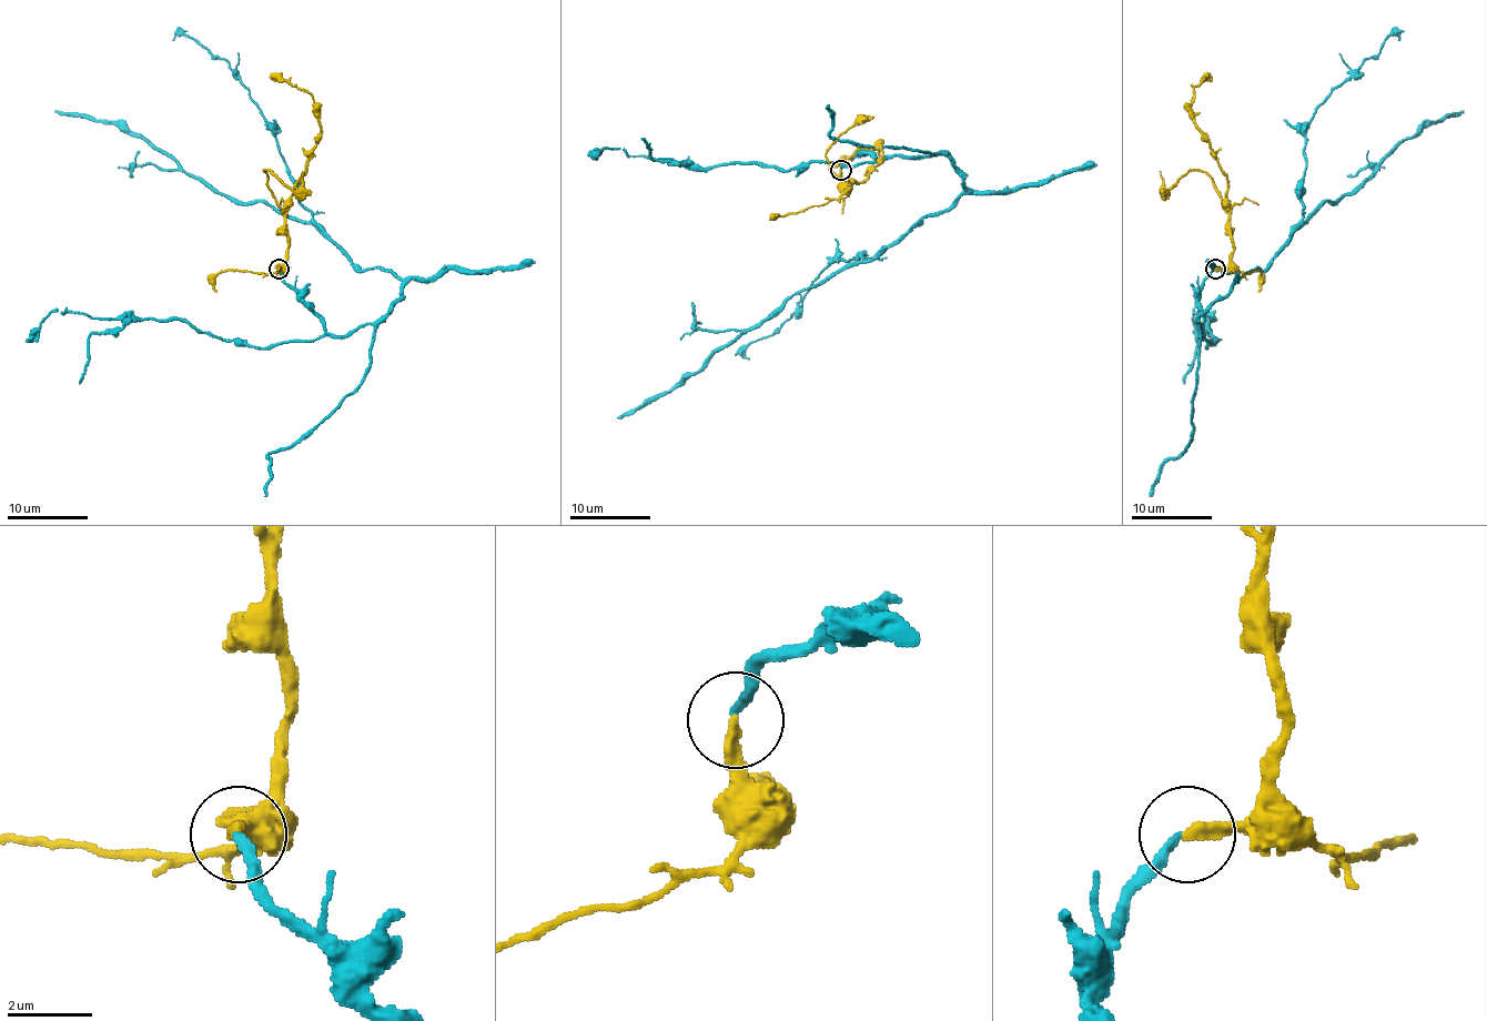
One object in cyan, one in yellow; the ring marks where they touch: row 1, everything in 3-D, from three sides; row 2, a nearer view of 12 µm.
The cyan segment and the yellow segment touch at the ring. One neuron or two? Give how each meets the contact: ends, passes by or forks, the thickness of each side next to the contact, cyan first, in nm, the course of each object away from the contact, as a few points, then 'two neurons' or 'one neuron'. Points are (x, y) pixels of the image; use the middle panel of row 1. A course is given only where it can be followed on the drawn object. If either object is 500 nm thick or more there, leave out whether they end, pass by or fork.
cyan ends | yellow ends | 240/280 nm | cyan via (841, 169), (856, 154), (944, 154), (962, 179), (962, 191), (873, 258), (795, 292), (696, 373), (617, 417) | yellow via (841, 171), (849, 189), (848, 184), (868, 177), (881, 152), (876, 147), (859, 149), (831, 164) | one neuron

